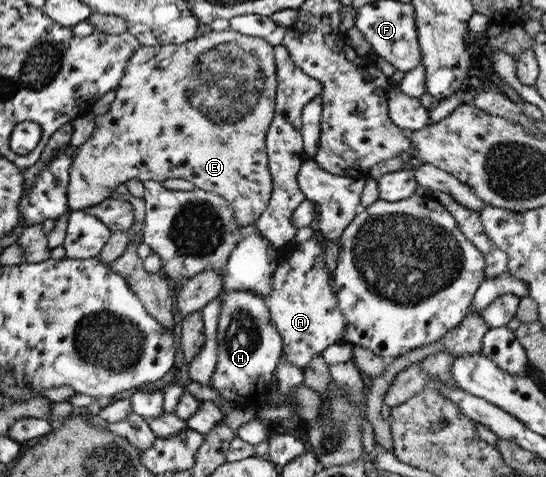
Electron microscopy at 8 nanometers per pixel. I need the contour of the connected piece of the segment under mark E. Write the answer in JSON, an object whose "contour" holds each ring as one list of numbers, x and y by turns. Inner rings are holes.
{"contour":[[226,28,222,32,213,32,206,29,197,37,180,45,153,45,139,47,134,50,124,68,124,73,117,87,114,89,114,100,110,103,106,113,94,116,94,129,90,137,81,146,78,146,72,159,72,164,68,169,69,179,66,187,69,210,71,212,83,210,88,205,94,206,94,204,102,202,102,200,110,196,118,184,124,184,130,179,140,180,142,183,146,180,161,183,166,179,182,179,190,182,190,184,194,184,195,188,212,194,218,194,220,198,224,198,224,202,235,213,234,222,238,226,253,224,258,216,260,216,262,210,266,208,272,190,267,165,267,154,265,152,265,133,273,117,277,85,275,80,274,52,272,52,272,49,273,47,270,44,267,44,260,38,241,36]]}

